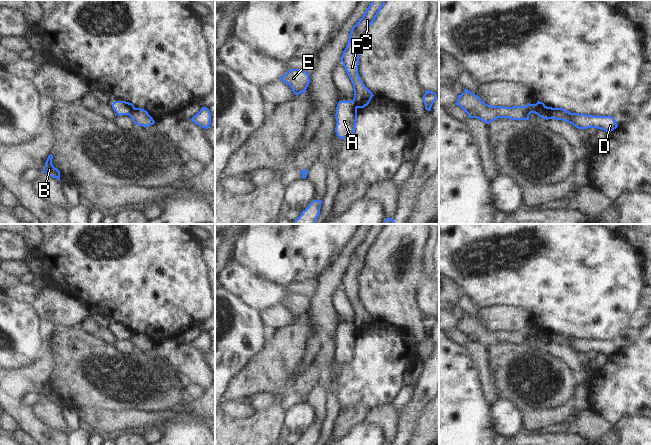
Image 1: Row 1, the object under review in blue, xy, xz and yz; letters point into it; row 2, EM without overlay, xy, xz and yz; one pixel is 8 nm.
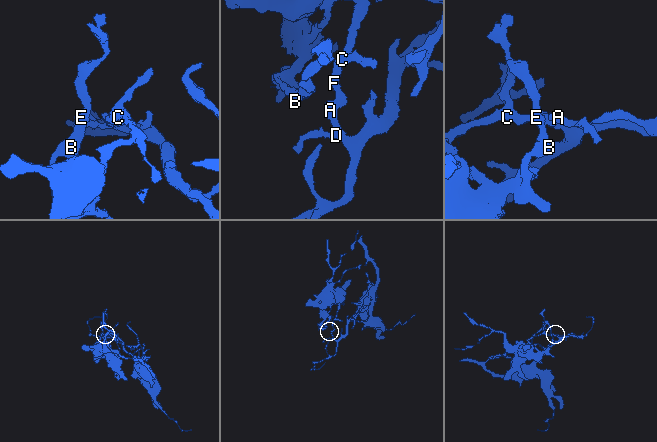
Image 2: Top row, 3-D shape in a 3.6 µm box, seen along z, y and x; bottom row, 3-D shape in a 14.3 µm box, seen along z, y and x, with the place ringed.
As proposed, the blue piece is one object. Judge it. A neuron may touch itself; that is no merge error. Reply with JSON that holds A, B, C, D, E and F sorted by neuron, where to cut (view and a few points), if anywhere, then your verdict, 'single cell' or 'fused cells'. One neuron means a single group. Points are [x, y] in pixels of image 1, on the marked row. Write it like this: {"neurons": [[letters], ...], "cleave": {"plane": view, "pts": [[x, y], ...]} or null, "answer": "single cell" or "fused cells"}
{"neurons": [["A", "D"], ["B", "C", "E", "F"]], "cleave": {"plane": "yz", "pts": [[535, 104], [552, 117]]}, "answer": "fused cells"}

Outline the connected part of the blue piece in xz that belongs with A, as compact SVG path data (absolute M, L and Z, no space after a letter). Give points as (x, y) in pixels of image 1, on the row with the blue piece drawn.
M339 101L336 107L335 132L341 139L351 139L357 121L357 107L355 101Z

